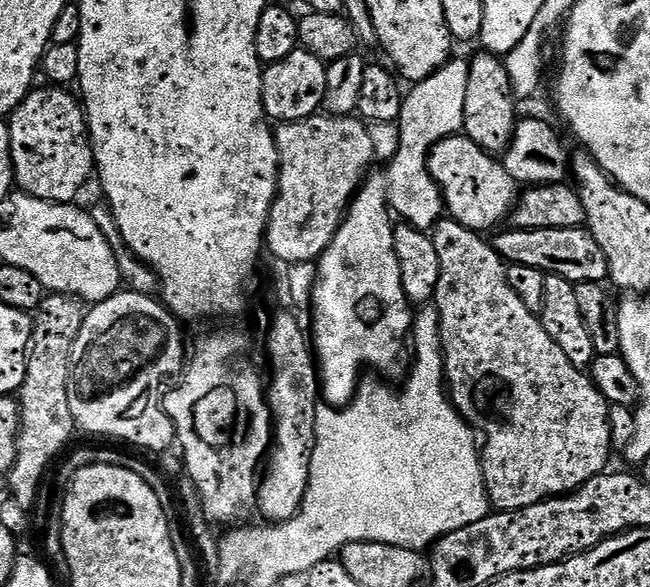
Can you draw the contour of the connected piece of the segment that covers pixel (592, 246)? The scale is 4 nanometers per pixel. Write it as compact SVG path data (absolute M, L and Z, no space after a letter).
M587 227L512 228L507 231L497 231L494 239L496 252L505 265L534 266L547 275L561 276L573 285L599 284L608 280L608 264Z

